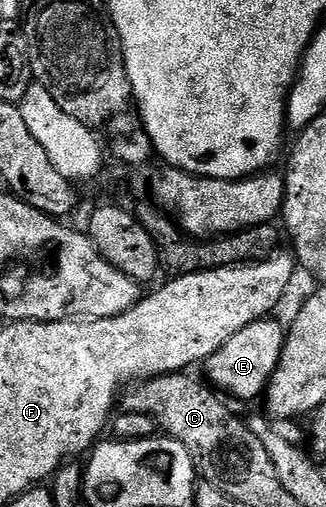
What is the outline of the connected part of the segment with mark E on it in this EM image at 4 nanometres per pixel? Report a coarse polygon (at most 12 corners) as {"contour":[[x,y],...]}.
{"contour":[[272,320],[235,332],[204,363],[208,381],[264,395],[287,333]]}

